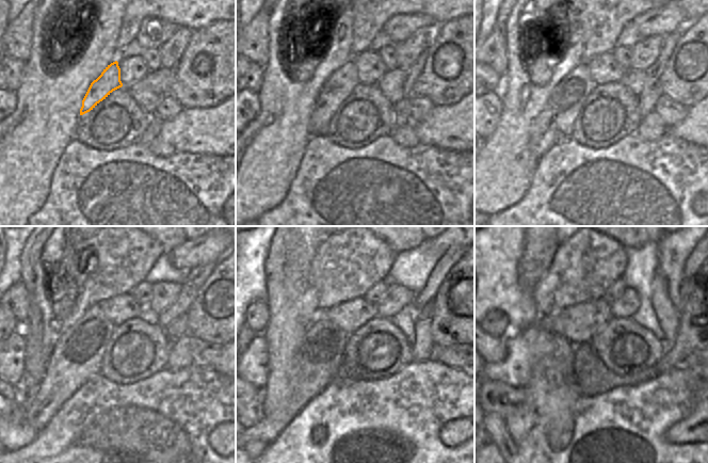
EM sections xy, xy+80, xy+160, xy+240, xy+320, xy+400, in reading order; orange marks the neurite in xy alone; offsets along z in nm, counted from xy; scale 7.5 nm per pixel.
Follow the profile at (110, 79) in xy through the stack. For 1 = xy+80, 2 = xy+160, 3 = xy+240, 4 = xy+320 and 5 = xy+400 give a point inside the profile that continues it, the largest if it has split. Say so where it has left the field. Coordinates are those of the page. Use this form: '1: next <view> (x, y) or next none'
1: next xy+80 (340, 84)
2: next xy+160 (556, 122)
3: next xy+240 (77, 356)
4: next xy+320 (321, 344)
5: next xy+400 (559, 370)

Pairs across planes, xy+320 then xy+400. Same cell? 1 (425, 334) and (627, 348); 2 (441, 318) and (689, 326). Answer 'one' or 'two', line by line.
1: two
2: one

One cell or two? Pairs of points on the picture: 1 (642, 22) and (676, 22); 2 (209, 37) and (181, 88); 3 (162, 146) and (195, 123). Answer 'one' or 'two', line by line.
1: one
2: one
3: two

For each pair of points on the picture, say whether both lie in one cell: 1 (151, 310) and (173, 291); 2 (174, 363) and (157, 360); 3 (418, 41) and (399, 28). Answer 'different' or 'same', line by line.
1: same
2: different
3: different

